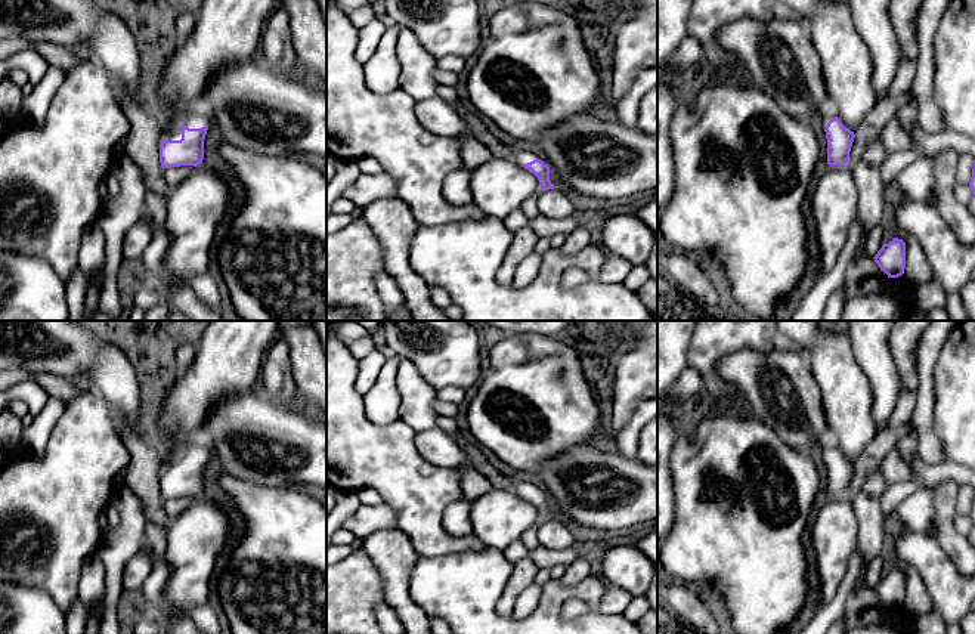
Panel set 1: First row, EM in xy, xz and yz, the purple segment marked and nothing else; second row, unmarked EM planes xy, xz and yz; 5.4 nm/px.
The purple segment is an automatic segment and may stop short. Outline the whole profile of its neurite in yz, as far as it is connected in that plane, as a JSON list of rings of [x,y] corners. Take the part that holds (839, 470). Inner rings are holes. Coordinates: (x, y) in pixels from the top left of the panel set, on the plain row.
[[[824,430],[817,445],[821,449],[821,458],[826,463],[827,470],[827,495],[844,497],[849,492],[849,483],[854,473],[854,463],[846,460],[838,449],[838,436],[833,430]]]

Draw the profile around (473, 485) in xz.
[[[459,467],[456,471],[459,473],[462,498],[473,501],[492,489],[492,483],[473,467]]]

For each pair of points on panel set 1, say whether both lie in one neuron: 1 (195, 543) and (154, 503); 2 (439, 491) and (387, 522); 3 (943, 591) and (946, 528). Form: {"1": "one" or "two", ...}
{"1": "two", "2": "two", "3": "two"}

